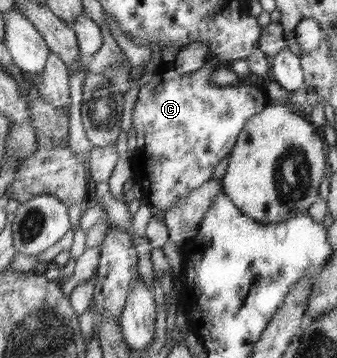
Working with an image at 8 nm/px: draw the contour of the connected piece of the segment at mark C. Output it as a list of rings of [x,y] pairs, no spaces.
[[[209,61],[203,65],[199,71],[191,73],[191,75],[181,75],[181,73],[177,73],[177,71],[172,68],[172,63],[164,63],[157,71],[153,80],[139,86],[138,98],[135,100],[135,106],[132,112],[133,127],[137,134],[137,137],[135,137],[137,140],[137,148],[134,149],[133,159],[131,160],[133,180],[135,181],[139,196],[146,198],[146,201],[151,206],[157,207],[159,211],[170,209],[174,203],[180,201],[180,198],[188,197],[191,191],[203,186],[205,181],[209,181],[211,177],[213,177],[213,167],[215,167],[223,157],[227,157],[229,153],[232,153],[231,149],[233,149],[233,145],[237,143],[237,135],[241,134],[241,131],[244,130],[244,127],[254,115],[260,114],[264,110],[267,101],[269,101],[265,89],[261,89],[261,87],[253,87],[253,85],[223,85],[223,87],[219,87],[219,85],[209,83],[209,77],[213,75],[213,71],[215,71],[215,65]]]

